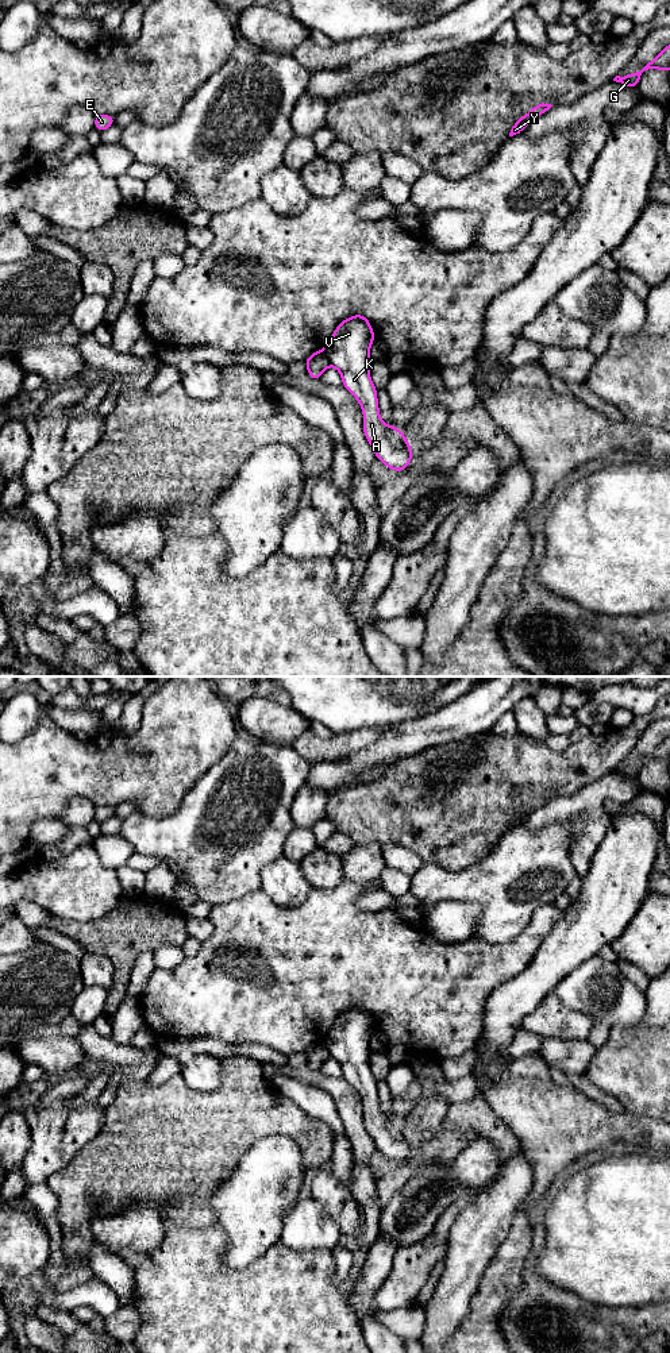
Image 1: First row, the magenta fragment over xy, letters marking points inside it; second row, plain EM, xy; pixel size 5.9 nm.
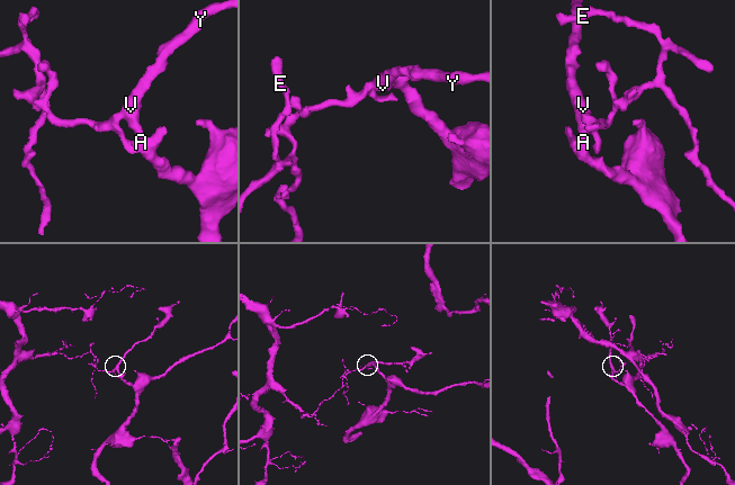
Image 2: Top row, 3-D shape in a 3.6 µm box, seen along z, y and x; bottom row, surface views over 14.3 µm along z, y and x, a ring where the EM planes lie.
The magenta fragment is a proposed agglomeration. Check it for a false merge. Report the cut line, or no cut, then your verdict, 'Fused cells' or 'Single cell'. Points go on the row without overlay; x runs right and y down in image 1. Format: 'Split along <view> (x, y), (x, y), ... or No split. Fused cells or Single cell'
Split along xy (323, 1041), (330, 1055). Fused cells

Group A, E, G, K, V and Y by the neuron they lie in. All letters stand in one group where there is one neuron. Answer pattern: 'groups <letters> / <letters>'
groups A G K V Y / E

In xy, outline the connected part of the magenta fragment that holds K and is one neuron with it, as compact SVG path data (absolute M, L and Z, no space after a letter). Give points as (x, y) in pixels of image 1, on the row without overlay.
M354 1006L336 1018L324 1044L330 1056L339 1061L342 1078L354 1086L362 1098L363 1123L377 1150L397 1164L409 1157L412 1138L403 1122L384 1115L380 1110L377 1080L369 1065L369 1041L374 1030L370 1013L363 1006Z

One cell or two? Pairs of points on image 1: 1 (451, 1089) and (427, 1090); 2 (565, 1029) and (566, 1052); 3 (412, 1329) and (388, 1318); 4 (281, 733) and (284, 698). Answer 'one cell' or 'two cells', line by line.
1: one cell
2: two cells
3: one cell
4: two cells

